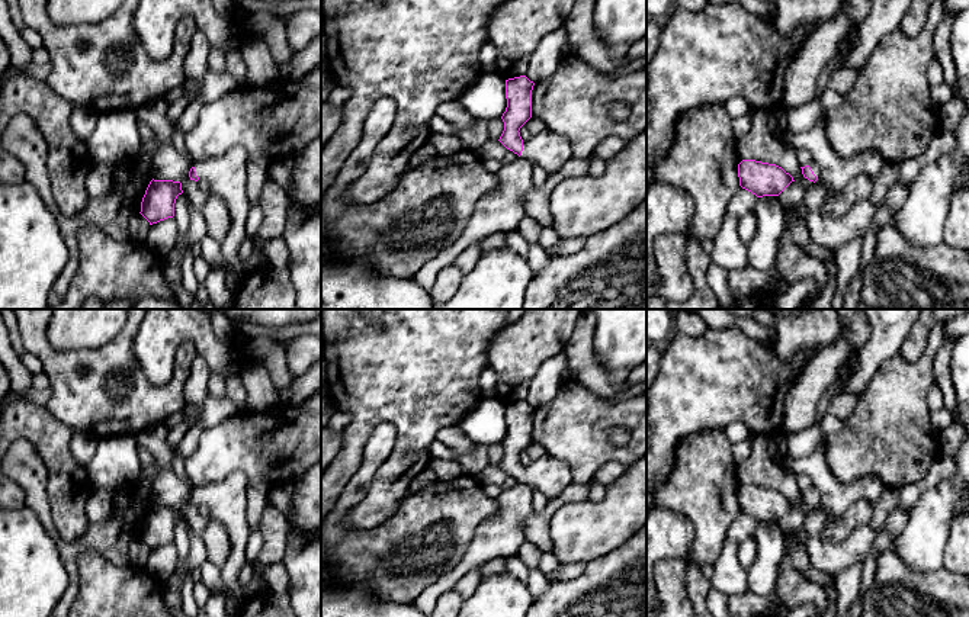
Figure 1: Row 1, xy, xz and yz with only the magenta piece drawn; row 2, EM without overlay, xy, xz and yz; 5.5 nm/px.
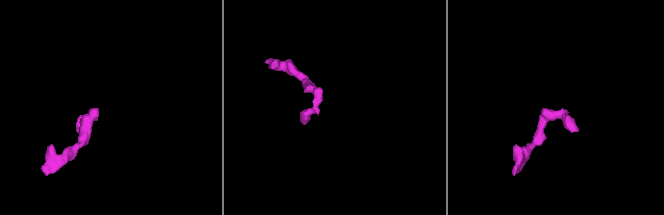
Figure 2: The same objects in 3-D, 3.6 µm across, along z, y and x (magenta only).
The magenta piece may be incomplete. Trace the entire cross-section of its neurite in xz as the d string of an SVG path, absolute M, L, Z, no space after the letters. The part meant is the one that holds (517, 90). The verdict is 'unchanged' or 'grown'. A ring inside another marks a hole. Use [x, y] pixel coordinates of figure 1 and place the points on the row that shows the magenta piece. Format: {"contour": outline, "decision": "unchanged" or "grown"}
{"contour": "M526 75L506 80L507 107L501 116L504 131L498 141L520 158L533 161L552 174L572 157L572 145L567 136L549 129L530 136L526 142L522 139L519 131L532 118L533 86Z", "decision": "grown"}

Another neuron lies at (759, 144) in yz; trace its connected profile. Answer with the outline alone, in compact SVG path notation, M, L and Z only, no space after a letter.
M750 109L750 131L737 141L737 152L742 160L755 160L776 164L789 173L803 189L809 189L814 181L803 177L796 158L796 151L779 141L767 129L770 112L764 109Z

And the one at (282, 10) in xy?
M235 0L235 6L246 13L266 12L279 19L286 19L289 15L301 10L321 12L321 0L288 0L285 3L267 3L263 0Z

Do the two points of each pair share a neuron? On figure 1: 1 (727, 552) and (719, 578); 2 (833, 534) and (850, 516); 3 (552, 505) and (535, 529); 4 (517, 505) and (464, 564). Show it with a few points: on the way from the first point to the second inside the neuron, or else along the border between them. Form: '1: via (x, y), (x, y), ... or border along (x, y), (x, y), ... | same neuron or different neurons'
1: via (727, 558), (725, 572) | same neuron
2: via (837, 530), (847, 520) | same neuron
3: via (548, 511), (538, 523) | same neuron
4: via (509, 520), (478, 550) | same neuron

